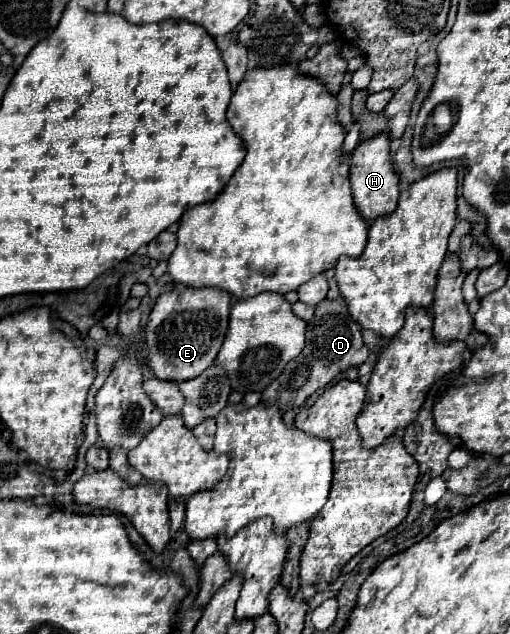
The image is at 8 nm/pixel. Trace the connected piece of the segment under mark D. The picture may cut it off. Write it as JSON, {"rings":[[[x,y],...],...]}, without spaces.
{"rings":[[[323,300],[321,304],[315,306],[313,318],[307,322],[307,336],[305,336],[305,348],[297,358],[293,358],[285,368],[279,378],[269,384],[263,392],[263,400],[269,402],[269,396],[273,398],[271,402],[283,404],[283,408],[291,408],[293,400],[301,400],[301,404],[317,390],[323,390],[329,386],[335,376],[341,370],[347,370],[351,366],[359,366],[367,360],[369,348],[363,344],[361,338],[361,326],[351,318],[347,312],[347,302],[345,300]]]}

